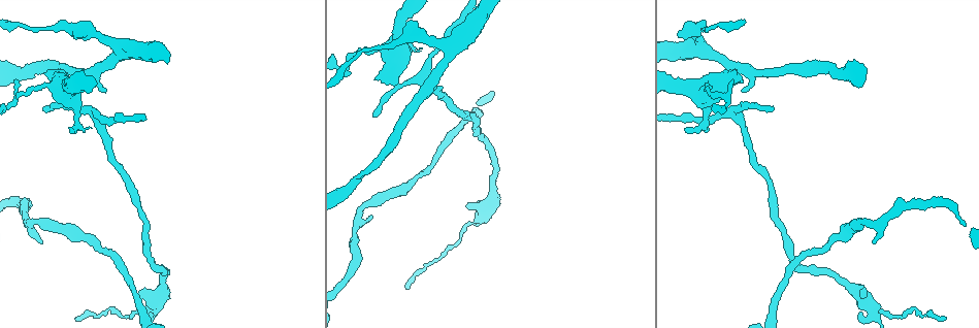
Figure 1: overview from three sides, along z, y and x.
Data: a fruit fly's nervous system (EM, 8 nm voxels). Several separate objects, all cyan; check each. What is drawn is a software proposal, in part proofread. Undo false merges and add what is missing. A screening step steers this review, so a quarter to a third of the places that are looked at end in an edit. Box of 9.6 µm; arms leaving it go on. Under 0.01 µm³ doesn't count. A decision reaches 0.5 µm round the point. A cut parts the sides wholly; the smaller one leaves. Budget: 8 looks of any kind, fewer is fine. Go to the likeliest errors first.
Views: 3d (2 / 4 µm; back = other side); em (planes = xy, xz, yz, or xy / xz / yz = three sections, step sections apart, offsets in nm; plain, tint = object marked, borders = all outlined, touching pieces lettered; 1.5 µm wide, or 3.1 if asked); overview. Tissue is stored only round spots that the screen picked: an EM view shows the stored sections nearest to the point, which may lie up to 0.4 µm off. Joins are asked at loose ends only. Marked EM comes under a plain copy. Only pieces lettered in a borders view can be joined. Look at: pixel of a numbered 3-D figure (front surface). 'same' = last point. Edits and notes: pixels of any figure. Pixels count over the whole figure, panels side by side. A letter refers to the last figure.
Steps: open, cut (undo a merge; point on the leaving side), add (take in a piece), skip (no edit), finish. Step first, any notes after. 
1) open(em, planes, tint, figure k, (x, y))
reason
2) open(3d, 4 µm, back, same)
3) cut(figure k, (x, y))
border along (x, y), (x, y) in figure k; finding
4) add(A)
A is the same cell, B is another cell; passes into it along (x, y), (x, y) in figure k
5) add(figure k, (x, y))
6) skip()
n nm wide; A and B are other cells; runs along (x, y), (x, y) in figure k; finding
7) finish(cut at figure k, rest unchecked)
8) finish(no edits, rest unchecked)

open(3d, 2 µm, figure 1, (375, 78))
an open end

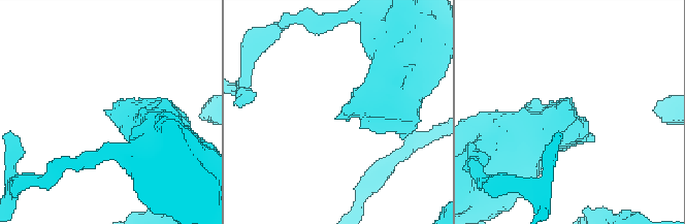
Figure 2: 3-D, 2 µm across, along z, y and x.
open(em, xy, step 8, borders, figure 2, (106, 113))
need the tissue

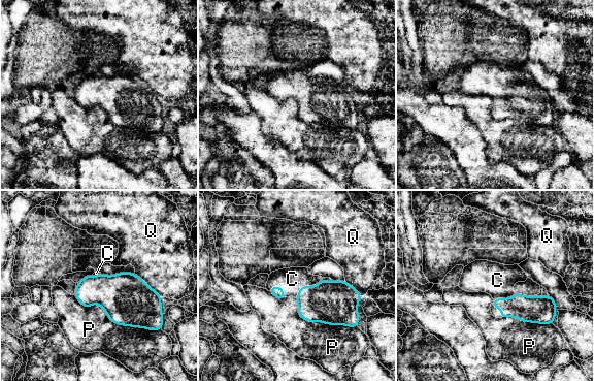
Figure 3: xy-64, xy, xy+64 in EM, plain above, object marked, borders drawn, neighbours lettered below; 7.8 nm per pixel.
add(figure 3, (292, 279))
P touches over 550 nm; C is the same cell, P and Q are other cells; passes into it along (333, 303), (306, 286), (292, 279) in figure 3; the neuron continues

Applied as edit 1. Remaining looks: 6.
open(overview)

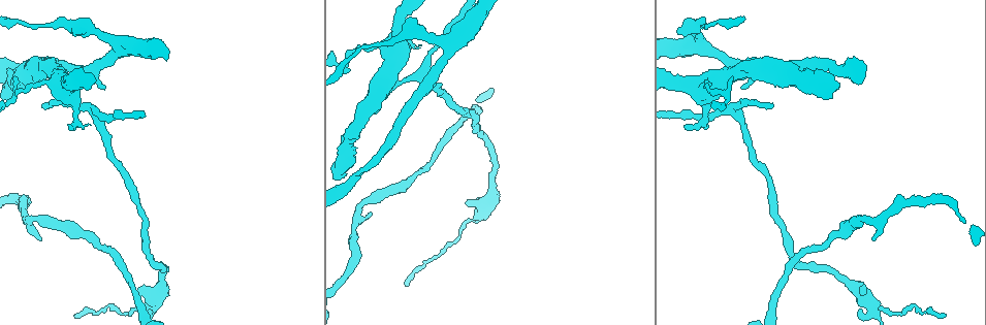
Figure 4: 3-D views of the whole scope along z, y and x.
open(3d, 2 µm, figure 4, (357, 217))

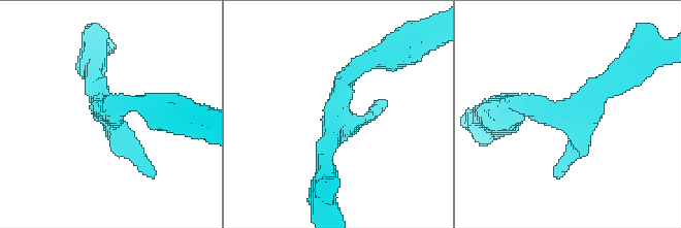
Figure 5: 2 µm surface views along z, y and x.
open(em, planes, tint, figure 5, (336, 123))

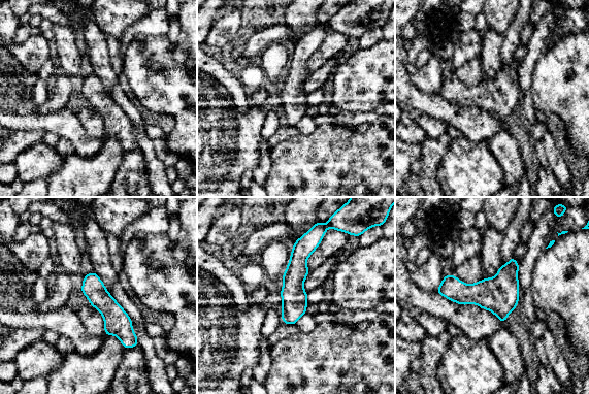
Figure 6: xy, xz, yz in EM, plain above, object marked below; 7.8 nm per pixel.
open(em, planes, borders, same)
what lies round it

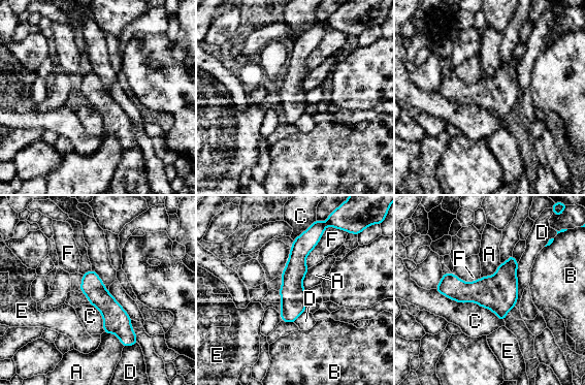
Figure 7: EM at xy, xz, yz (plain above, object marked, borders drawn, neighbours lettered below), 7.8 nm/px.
skip()
C touches over 600 nm; A, B, C, D, E and F are other cells; runs along (311, 232), (296, 259), (286, 319) in figure 7; all the same neuron

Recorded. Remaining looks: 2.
finish(add at figure 3, rest unchecked)

